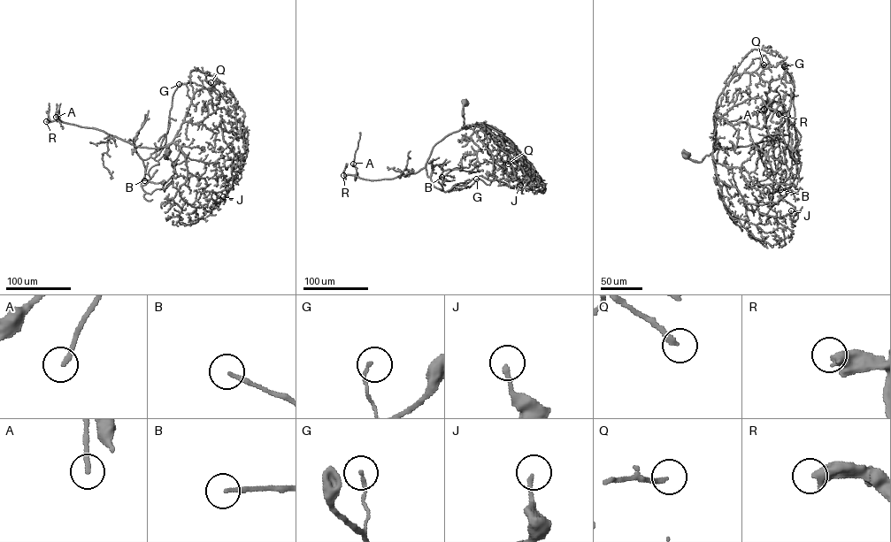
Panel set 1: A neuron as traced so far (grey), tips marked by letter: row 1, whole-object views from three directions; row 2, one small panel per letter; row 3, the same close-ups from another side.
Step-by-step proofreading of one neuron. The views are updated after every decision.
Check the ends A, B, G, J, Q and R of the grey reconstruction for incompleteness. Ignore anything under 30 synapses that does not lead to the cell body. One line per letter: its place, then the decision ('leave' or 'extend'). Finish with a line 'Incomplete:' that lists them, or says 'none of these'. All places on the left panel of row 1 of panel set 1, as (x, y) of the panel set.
A: place (56, 117); extend
B: place (144, 180); extend
G: place (179, 84); leave
J: place (223, 196); leave
Q: place (211, 82); leave
R: place (46, 121); extend
Incomplete: A, B, R

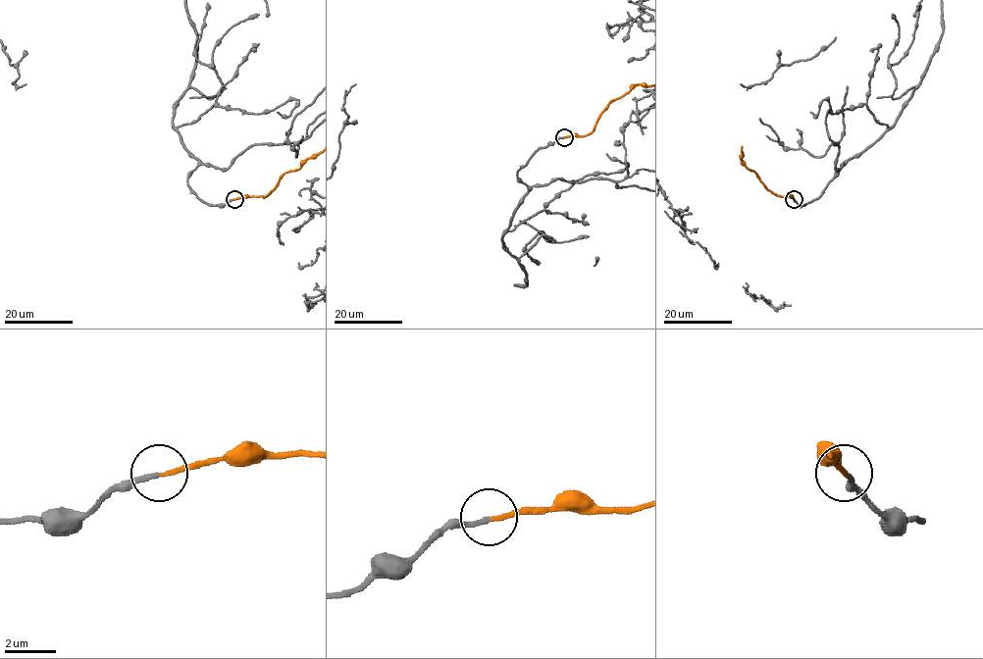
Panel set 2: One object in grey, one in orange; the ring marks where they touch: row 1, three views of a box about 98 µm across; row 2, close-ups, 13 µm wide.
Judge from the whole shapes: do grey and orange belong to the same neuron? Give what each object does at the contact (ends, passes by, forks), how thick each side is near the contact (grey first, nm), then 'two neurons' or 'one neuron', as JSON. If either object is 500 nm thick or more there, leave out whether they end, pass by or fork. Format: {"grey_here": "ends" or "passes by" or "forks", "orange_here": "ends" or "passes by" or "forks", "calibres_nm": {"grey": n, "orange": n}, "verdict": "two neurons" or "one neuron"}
{"grey_here": "ends", "orange_here": "ends", "calibres_nm": {"grey": 190, "orange": 150}, "verdict": "one neuron"}

